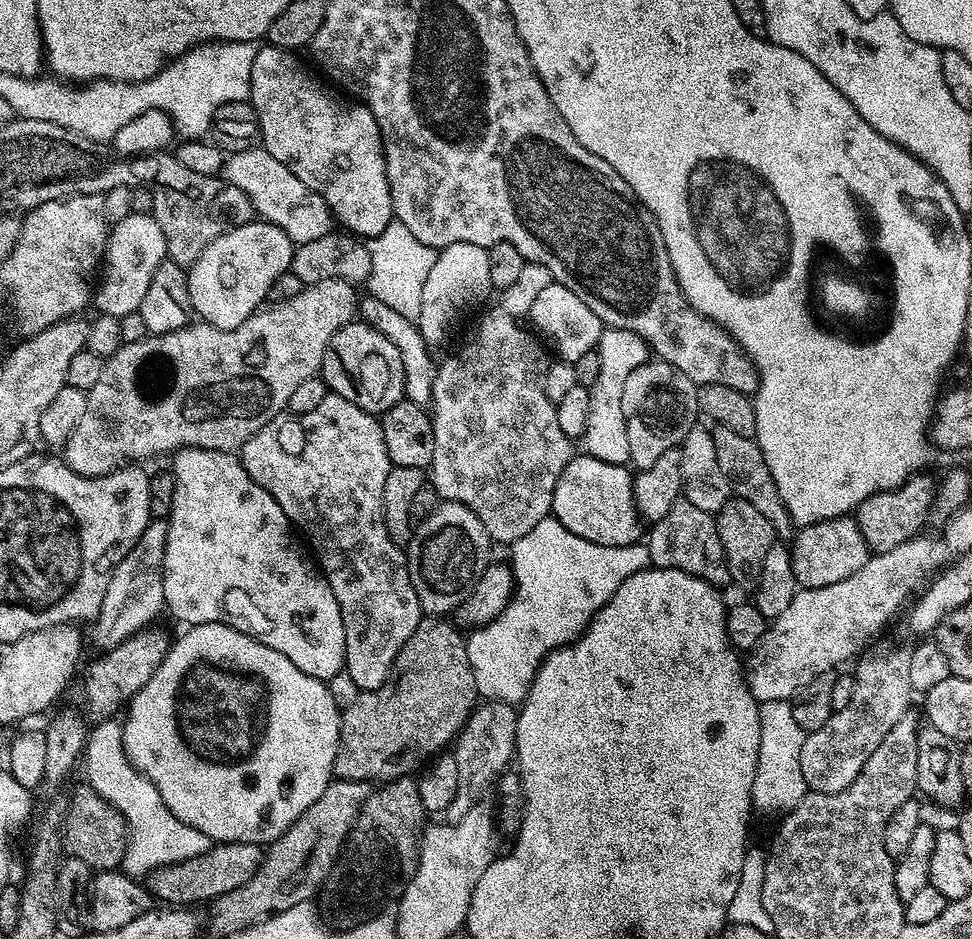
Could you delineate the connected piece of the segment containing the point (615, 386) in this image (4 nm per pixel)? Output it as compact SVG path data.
M605 327L598 351L602 367L598 370L597 380L588 388L590 402L582 437L583 451L602 462L627 465L630 461L630 438L626 438L626 418L622 414L622 386L626 378L630 378L630 370L649 360L650 349L642 337L626 328Z

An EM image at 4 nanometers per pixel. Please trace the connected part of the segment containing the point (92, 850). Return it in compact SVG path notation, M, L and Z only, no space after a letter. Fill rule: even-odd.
M87 782L72 792L72 797L66 800L64 813L64 851L74 858L82 858L86 866L93 870L116 870L123 865L124 855L128 849L128 824L116 807L102 794L98 794Z

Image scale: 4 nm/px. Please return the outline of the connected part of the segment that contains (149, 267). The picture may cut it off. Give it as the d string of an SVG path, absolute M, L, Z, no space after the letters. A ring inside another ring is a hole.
M132 211L129 216L122 218L122 222L111 225L108 244L104 248L102 275L94 292L94 304L100 307L99 311L105 316L118 317L139 312L142 298L146 298L146 289L150 286L150 278L154 278L154 270L158 270L167 255L162 226L158 226L149 213Z

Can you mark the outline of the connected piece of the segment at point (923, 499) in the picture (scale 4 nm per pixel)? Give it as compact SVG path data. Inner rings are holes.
M917 474L902 482L902 486L870 494L866 502L856 507L854 519L858 530L862 530L862 538L866 538L869 553L894 550L894 546L902 546L902 542L912 539L923 529L920 527L929 519L929 509L937 488L937 481L924 475L928 474Z

